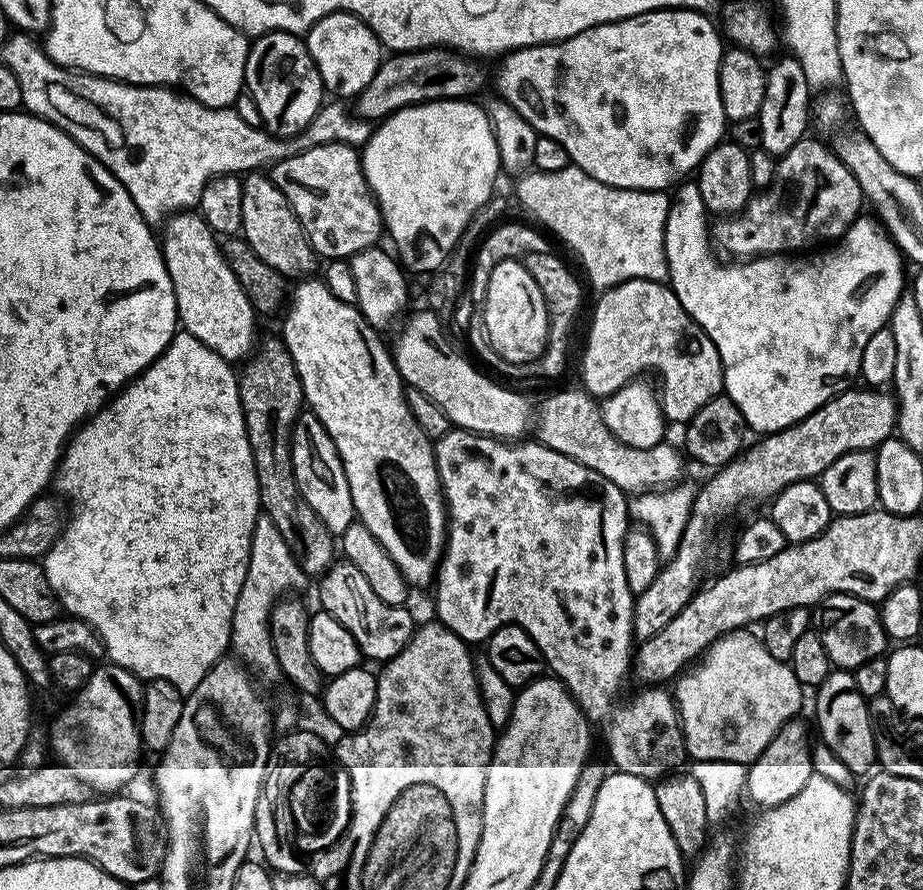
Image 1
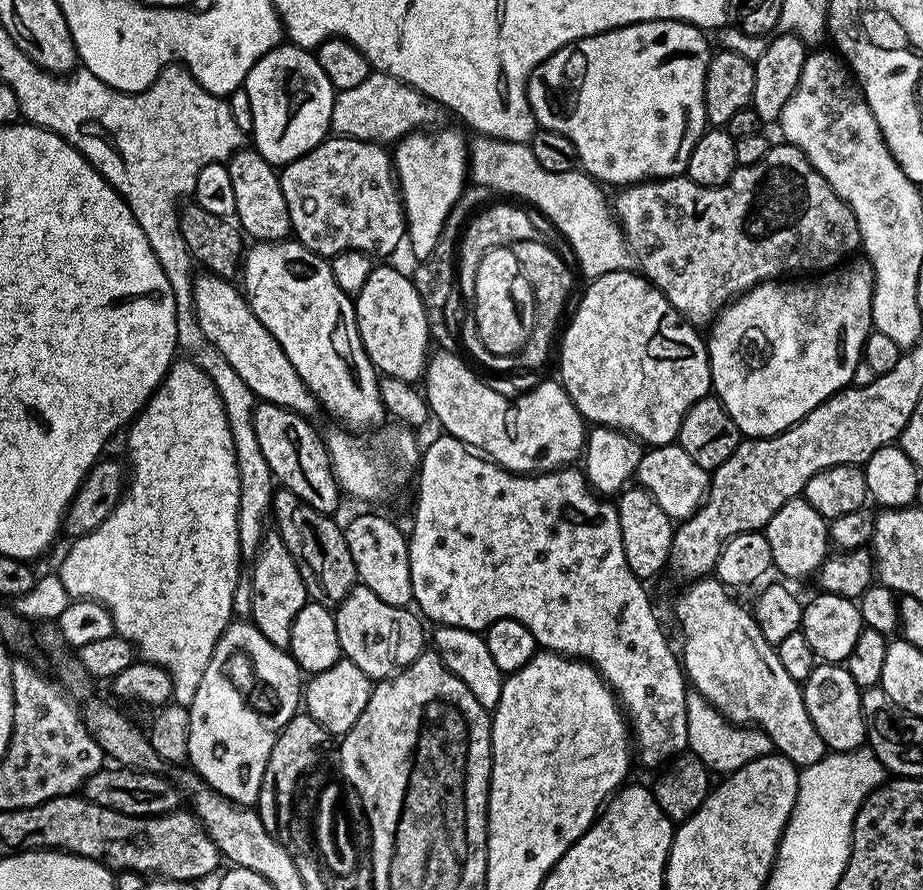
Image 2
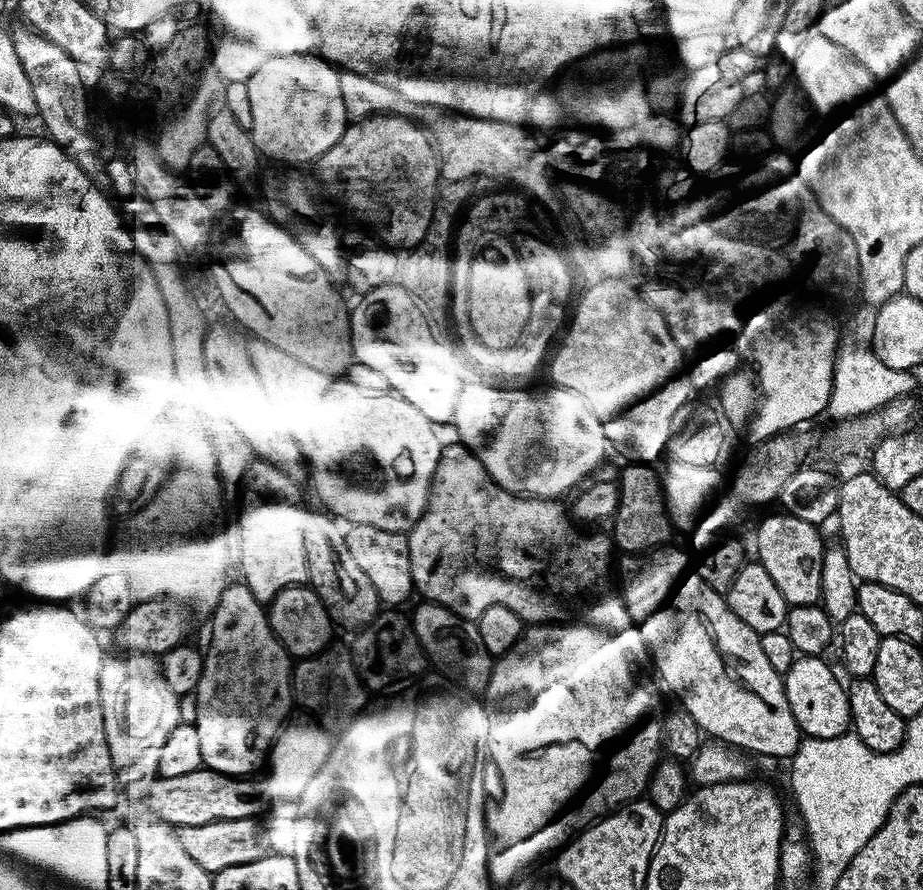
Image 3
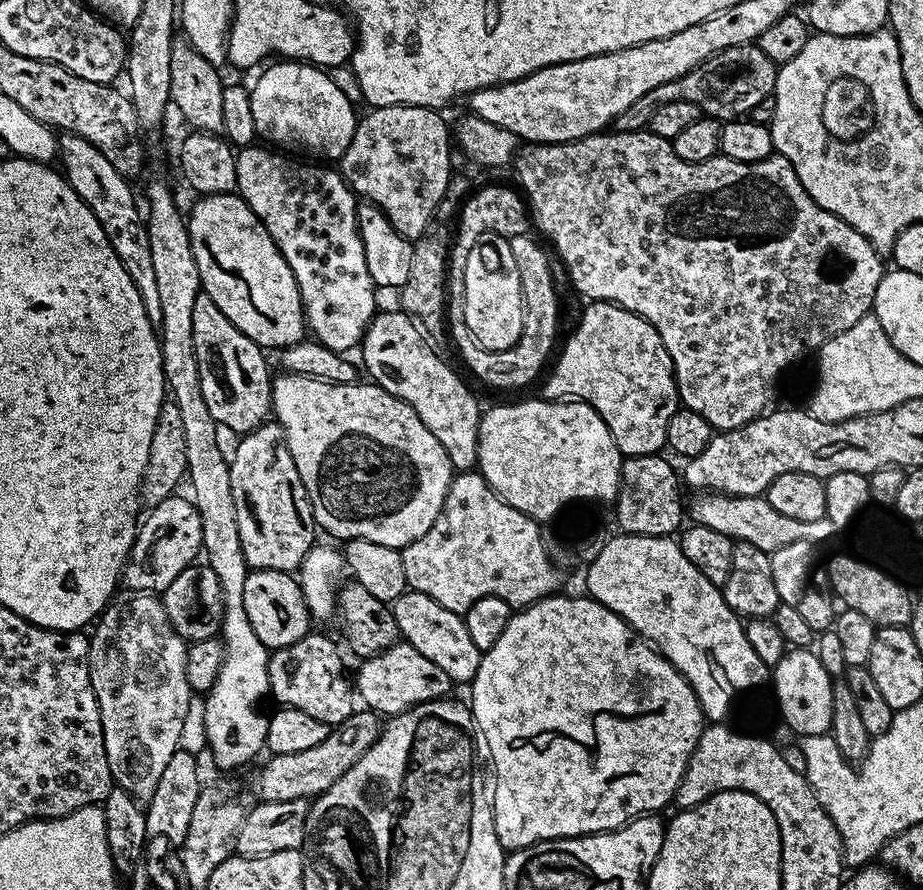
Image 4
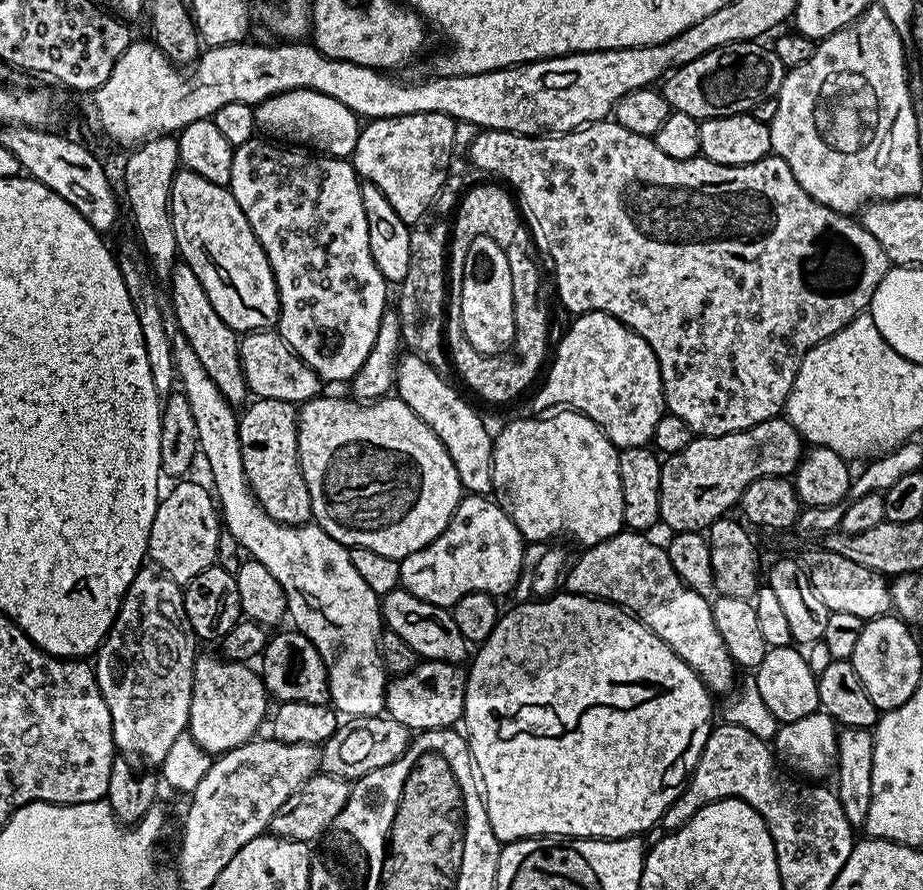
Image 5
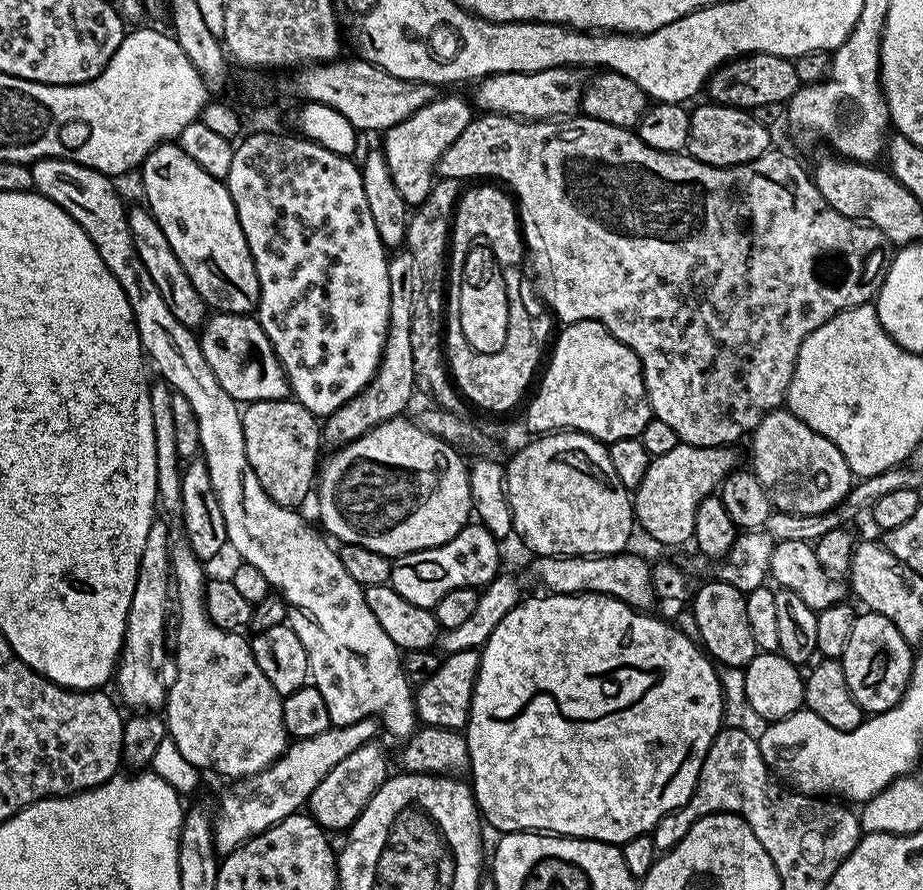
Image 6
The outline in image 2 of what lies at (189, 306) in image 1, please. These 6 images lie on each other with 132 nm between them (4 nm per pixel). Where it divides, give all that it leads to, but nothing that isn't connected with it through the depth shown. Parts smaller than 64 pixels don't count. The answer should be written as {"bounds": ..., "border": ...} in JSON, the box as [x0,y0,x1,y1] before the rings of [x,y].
{"bounds":[192,275,318,417],"border":[[[200,275],[195,277],[192,286],[192,301],[202,334],[206,334],[210,343],[222,350],[222,358],[234,366],[238,378],[242,378],[242,382],[246,382],[246,386],[250,386],[252,393],[261,401],[311,417],[312,411],[318,408],[316,397],[304,385],[298,370],[294,370],[290,358],[286,358],[282,346],[272,337],[270,330],[258,322],[243,291],[223,276]]]}

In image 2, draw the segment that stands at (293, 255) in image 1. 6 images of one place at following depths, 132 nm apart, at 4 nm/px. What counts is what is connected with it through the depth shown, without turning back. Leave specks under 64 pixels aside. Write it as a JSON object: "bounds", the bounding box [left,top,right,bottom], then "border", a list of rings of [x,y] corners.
{"bounds":[226,146,293,242],"border":[[[245,146],[238,149],[235,154],[226,161],[230,170],[230,182],[234,186],[234,206],[236,215],[234,217],[240,226],[241,233],[245,237],[256,242],[275,242],[286,240],[293,235],[292,223],[290,222],[290,210],[286,206],[286,198],[282,198],[282,186],[280,185],[279,171],[262,154],[256,152],[255,147]]]}

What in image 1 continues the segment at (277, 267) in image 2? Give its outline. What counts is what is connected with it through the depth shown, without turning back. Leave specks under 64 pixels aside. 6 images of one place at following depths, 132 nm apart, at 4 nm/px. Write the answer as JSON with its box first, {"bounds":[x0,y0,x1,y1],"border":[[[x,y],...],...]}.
{"bounds":[282,278,448,588],"border":[[[304,278],[297,284],[300,285],[293,292],[291,289],[290,303],[283,313],[282,339],[290,358],[294,358],[307,407],[322,422],[322,426],[326,426],[342,458],[359,523],[364,524],[366,530],[378,538],[378,542],[382,542],[386,554],[390,554],[409,585],[416,587],[417,584],[424,588],[428,584],[429,587],[440,567],[448,531],[433,441],[429,440],[422,426],[418,426],[410,410],[406,385],[400,379],[393,353],[389,349],[387,352],[380,341],[381,333],[364,321],[364,315],[355,304],[338,302],[338,298],[334,298],[334,294],[330,294],[324,285],[323,279]]]}

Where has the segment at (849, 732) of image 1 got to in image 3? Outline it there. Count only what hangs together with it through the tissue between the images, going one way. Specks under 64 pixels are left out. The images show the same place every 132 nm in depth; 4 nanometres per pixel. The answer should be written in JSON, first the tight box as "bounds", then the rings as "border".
{"bounds":[783,655,852,738],"border":[[[801,655],[790,666],[788,672],[783,673],[786,698],[790,702],[790,710],[798,722],[801,733],[805,737],[838,738],[849,731],[852,723],[850,706],[848,705],[848,690],[838,677],[832,673],[830,665],[820,656]]]}

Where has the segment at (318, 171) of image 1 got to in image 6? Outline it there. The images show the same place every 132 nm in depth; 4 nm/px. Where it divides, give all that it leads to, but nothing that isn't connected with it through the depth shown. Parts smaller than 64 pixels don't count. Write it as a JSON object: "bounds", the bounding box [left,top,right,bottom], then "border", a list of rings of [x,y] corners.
{"bounds":[382,95,474,206],"border":[[[437,95],[435,100],[422,106],[422,110],[418,110],[410,118],[398,122],[398,126],[389,128],[387,132],[383,133],[382,151],[386,158],[386,166],[390,166],[390,176],[394,186],[398,186],[398,194],[402,194],[402,198],[409,206],[421,204],[430,194],[433,183],[438,176],[442,154],[446,154],[446,150],[450,150],[454,138],[458,138],[458,134],[462,134],[462,130],[466,130],[466,126],[474,119],[473,105],[469,101],[468,104],[460,96]]]}

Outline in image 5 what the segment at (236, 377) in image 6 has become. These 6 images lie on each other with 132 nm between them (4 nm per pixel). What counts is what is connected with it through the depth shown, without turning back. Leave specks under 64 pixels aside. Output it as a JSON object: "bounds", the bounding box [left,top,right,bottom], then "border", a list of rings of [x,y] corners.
{"bounds":[240,330,322,406],"border":[[[272,330],[249,332],[240,340],[240,366],[244,370],[244,382],[253,397],[262,400],[285,400],[293,406],[303,405],[306,400],[314,400],[322,392],[322,381],[283,338]]]}

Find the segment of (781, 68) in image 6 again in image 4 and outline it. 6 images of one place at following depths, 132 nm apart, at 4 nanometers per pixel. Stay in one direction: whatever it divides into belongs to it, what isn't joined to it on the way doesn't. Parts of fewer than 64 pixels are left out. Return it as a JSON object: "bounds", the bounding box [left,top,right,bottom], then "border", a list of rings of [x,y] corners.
{"bounds":[610,43,778,132],"border":[[[759,43],[730,46],[694,66],[682,78],[674,78],[674,82],[662,82],[662,86],[654,86],[650,94],[642,94],[630,110],[622,110],[618,118],[614,118],[610,128],[613,132],[638,132],[647,129],[651,115],[662,102],[690,102],[698,106],[705,117],[727,122],[747,117],[754,106],[776,91],[776,73],[778,66],[762,54]]]}

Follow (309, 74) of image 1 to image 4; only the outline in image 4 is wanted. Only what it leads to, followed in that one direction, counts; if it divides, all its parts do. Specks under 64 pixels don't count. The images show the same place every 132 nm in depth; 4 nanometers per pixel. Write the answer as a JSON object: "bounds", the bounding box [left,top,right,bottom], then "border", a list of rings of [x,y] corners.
{"bounds":[250,62,358,161],"border":[[[303,62],[276,63],[280,64],[269,63],[267,65],[269,68],[257,78],[256,85],[251,85],[250,88],[252,94],[250,110],[254,110],[254,126],[257,137],[269,145],[279,146],[284,150],[301,148],[302,151],[312,155],[309,157],[325,156],[328,159],[325,161],[339,161],[354,138],[358,112],[352,109],[355,108],[353,101],[348,100],[346,94],[342,94],[342,90],[338,90],[338,86],[334,86],[331,75],[323,68]]]}

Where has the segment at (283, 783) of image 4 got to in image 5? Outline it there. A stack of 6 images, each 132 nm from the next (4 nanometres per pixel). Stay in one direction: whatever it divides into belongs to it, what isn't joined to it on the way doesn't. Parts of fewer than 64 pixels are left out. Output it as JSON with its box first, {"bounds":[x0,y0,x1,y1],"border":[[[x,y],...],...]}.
{"bounds":[319,716,411,782],"border":[[[383,716],[351,717],[348,724],[341,723],[336,732],[319,749],[319,767],[329,776],[339,776],[348,782],[384,765],[390,765],[408,748],[411,731],[396,719]]]}

